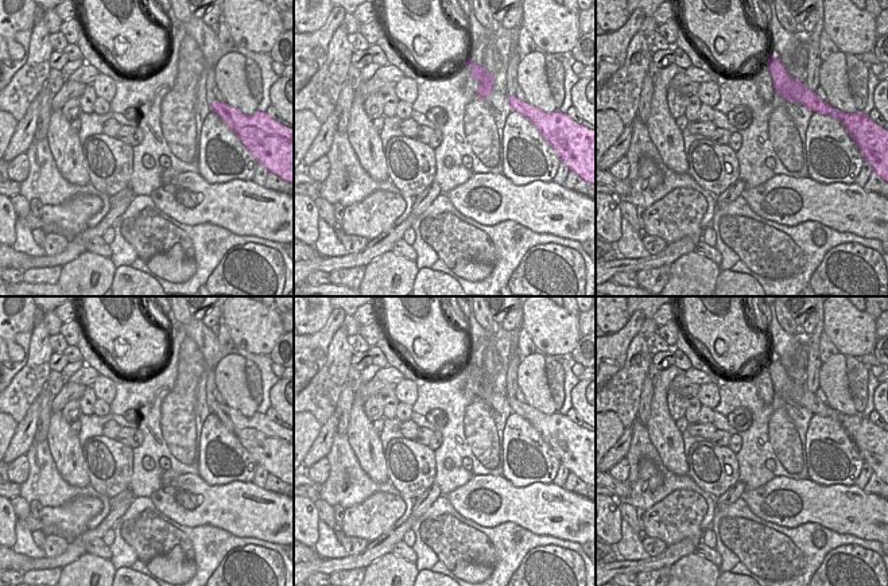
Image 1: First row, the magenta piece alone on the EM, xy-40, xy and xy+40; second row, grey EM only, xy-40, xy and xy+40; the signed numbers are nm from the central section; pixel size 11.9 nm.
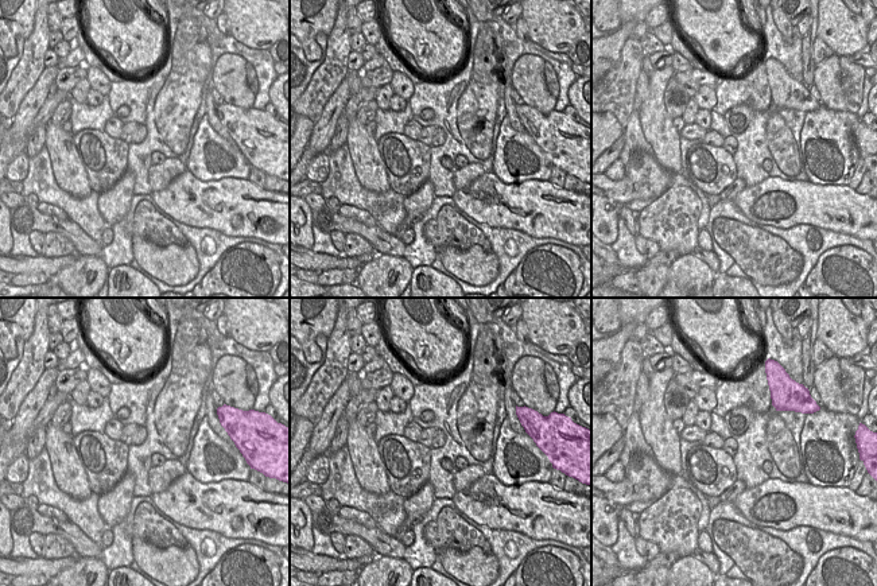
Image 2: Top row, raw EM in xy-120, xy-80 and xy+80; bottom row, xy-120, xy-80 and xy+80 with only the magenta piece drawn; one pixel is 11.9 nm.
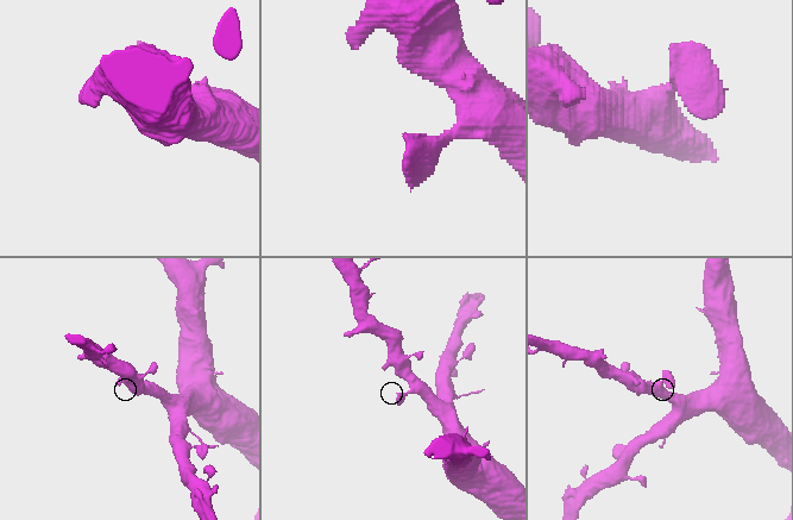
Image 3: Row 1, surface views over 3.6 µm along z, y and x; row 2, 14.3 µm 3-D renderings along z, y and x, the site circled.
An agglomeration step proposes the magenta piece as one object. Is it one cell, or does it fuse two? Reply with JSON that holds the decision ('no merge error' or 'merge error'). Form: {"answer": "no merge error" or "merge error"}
{"answer": "no merge error"}

